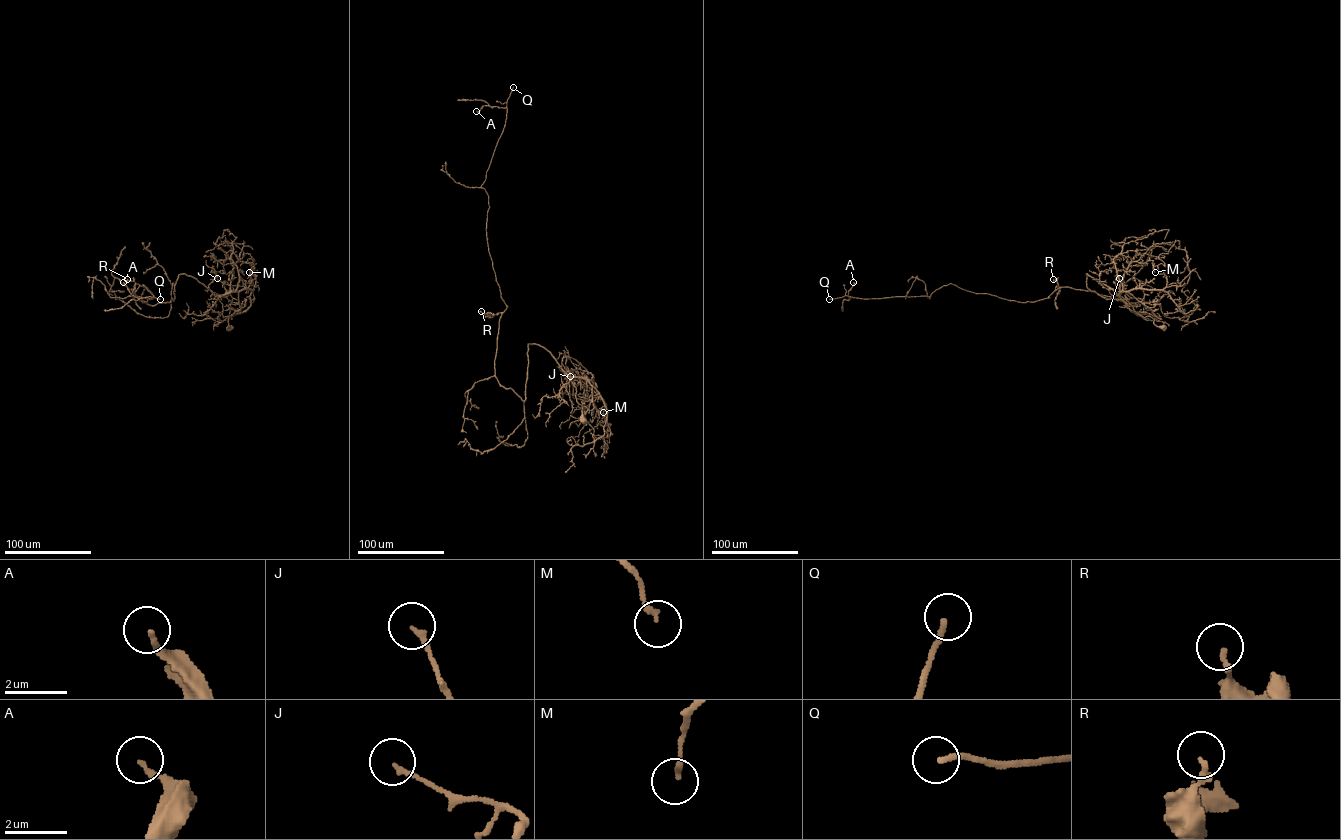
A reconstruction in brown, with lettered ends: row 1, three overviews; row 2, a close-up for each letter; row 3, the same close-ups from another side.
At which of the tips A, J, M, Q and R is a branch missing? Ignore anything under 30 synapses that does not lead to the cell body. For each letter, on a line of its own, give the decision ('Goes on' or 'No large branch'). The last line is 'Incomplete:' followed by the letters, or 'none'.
A: No large branch
J: No large branch
M: No large branch
Q: Goes on
R: No large branch
Incomplete: Q

